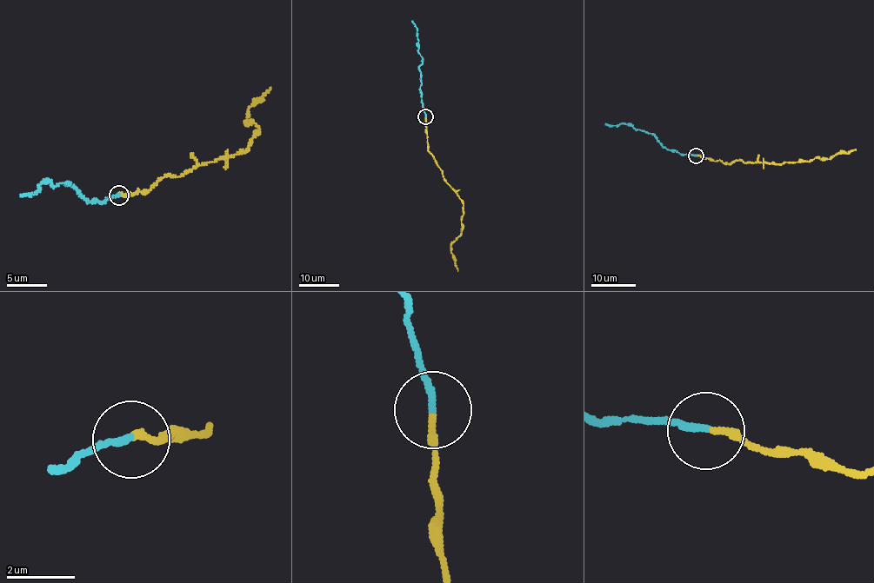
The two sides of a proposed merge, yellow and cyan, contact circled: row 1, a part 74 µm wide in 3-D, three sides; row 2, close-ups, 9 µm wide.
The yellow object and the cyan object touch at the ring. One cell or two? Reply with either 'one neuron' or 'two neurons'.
two neurons

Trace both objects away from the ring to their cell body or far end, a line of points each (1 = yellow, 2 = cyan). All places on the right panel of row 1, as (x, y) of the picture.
1: (696, 155), (730, 163), (738, 160), (776, 163), (830, 159), (856, 149)
2: (696, 155), (667, 149), (654, 135), (631, 126), (605, 124)

